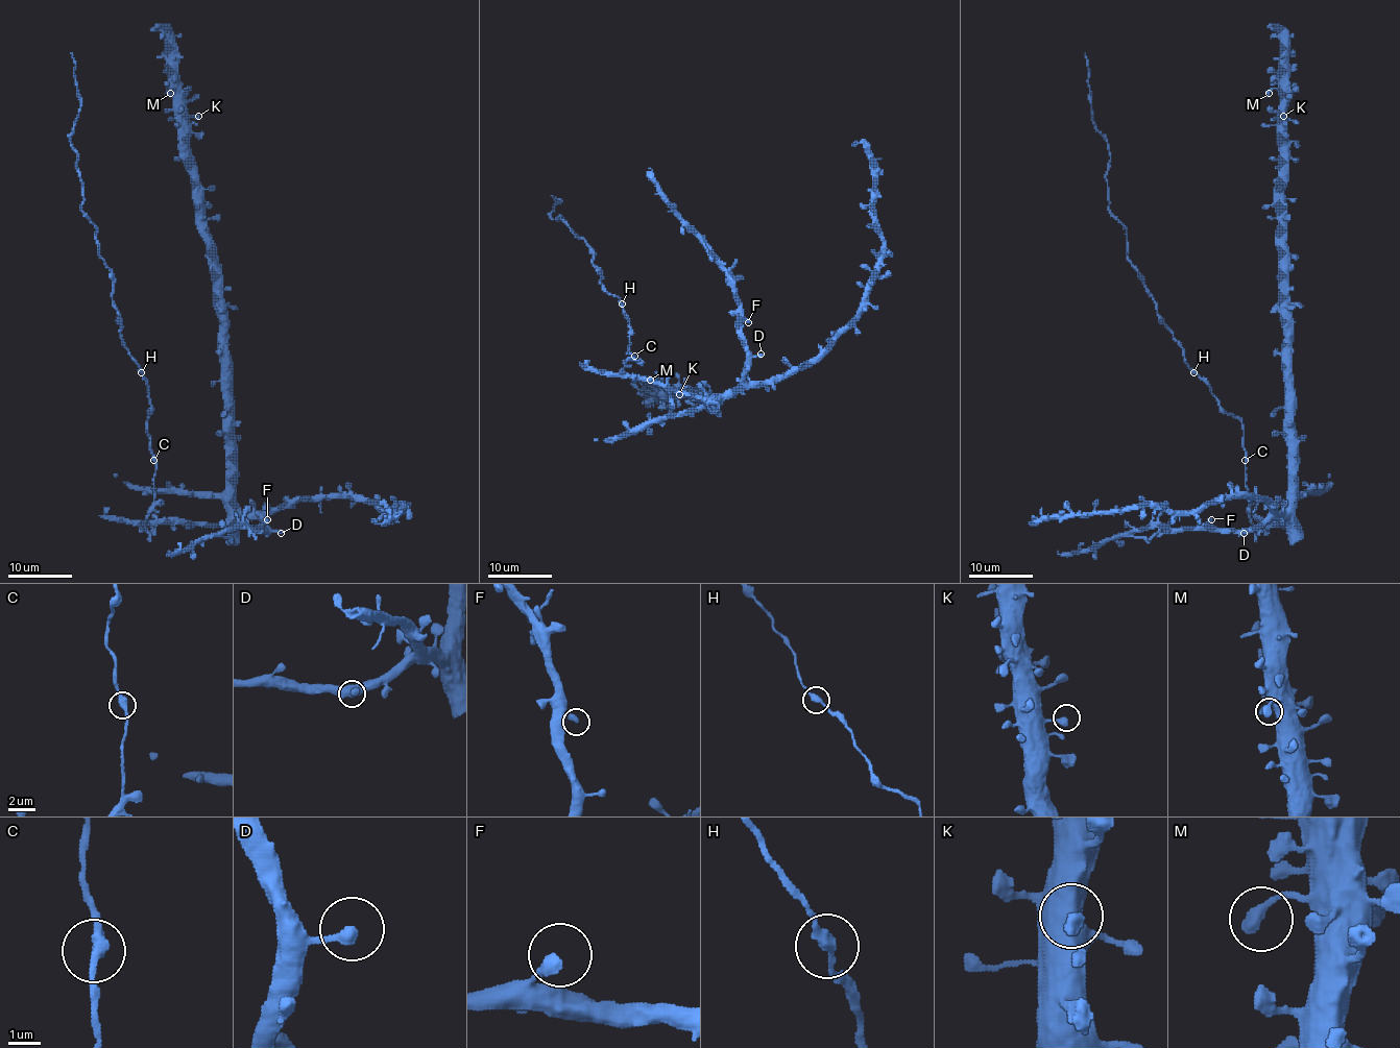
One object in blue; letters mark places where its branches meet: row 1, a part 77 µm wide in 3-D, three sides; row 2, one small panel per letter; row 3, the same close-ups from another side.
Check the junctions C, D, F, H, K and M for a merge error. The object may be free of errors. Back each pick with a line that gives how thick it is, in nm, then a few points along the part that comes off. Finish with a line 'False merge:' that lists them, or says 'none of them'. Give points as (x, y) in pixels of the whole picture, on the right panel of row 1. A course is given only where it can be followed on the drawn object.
False merge: none of them

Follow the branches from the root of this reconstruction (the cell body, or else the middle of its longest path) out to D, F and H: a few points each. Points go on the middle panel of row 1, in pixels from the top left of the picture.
D: (635, 376), (650, 378), (703, 397), (727, 395), (739, 386), (748, 362), (761, 354)
F: (635, 376), (703, 397), (727, 395), (739, 386), (746, 367), (742, 319), (748, 322)
H: (635, 376), (622, 373), (625, 364), (634, 361), (635, 356), (628, 354), (631, 328), (622, 305)

